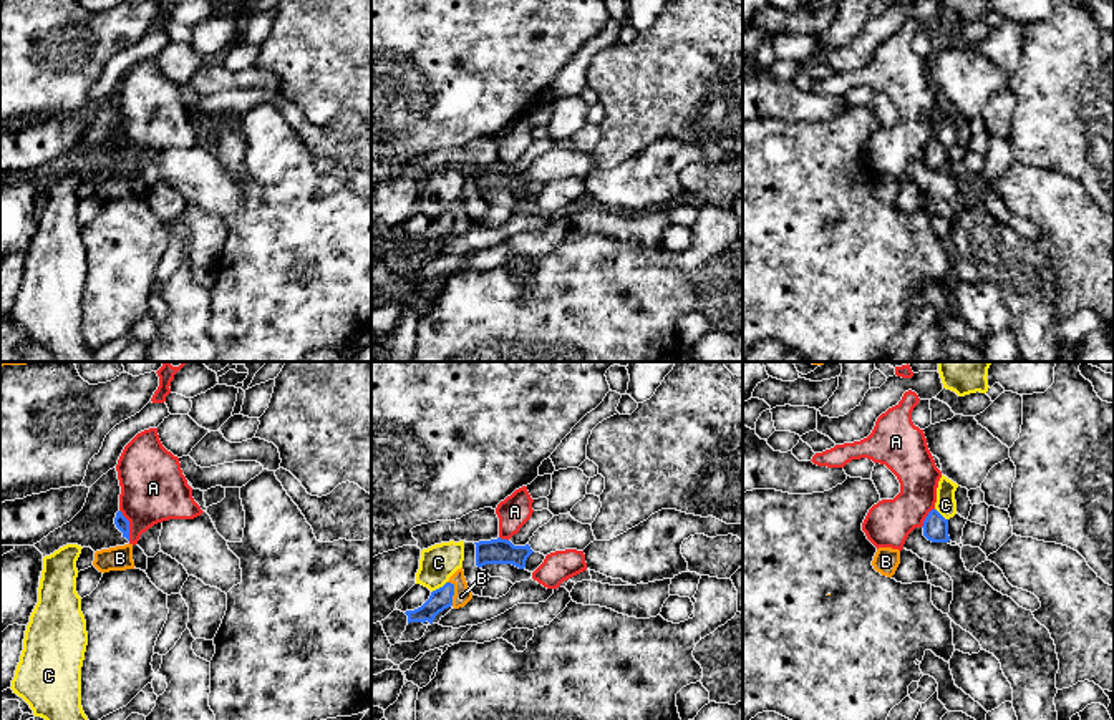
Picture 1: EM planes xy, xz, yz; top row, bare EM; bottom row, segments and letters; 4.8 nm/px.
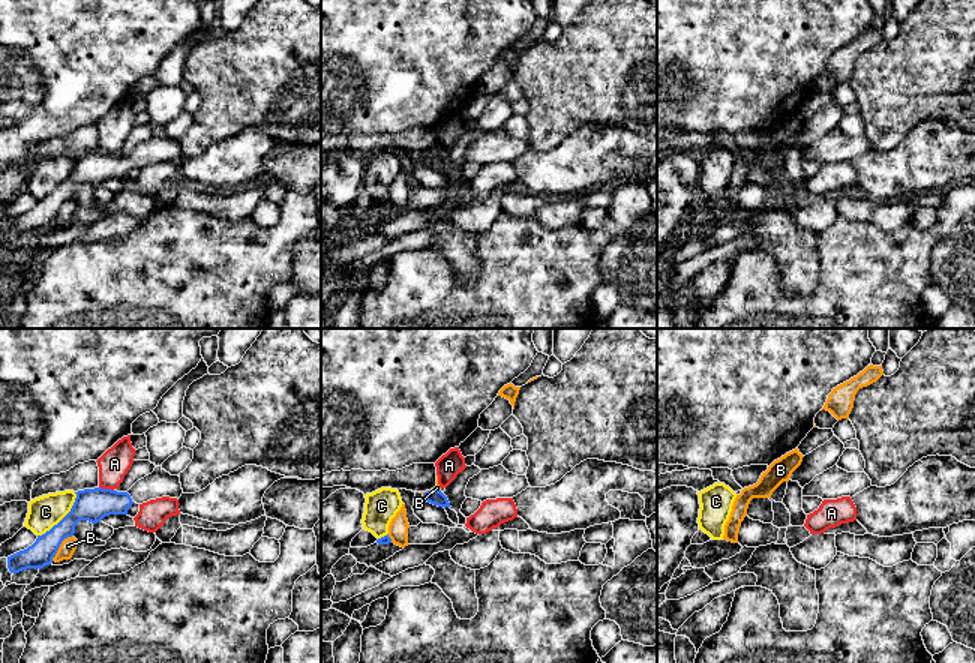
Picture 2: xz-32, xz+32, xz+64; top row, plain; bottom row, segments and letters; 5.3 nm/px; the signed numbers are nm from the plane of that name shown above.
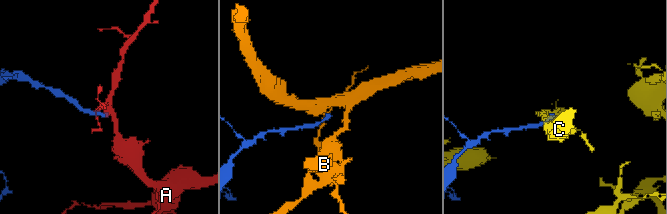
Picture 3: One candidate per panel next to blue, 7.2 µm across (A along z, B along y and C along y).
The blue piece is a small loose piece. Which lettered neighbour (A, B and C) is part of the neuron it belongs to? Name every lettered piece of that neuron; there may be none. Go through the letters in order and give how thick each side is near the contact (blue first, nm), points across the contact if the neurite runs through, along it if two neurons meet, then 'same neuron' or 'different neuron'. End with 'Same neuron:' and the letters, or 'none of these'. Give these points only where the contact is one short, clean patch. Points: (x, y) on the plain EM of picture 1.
A: 70 nm thick on the blue side, 320 nm on the other; border along xy (120, 138), (128, 150), (130, 168); different neuron
B: 110 nm thick on the blue side, 80 nm on the other; border along xz (448, 209), (453, 214), (451, 233); different neuron
C: 110 nm thick on the blue side, 180 nm on the other; different neuron
Same neuron: none of these

